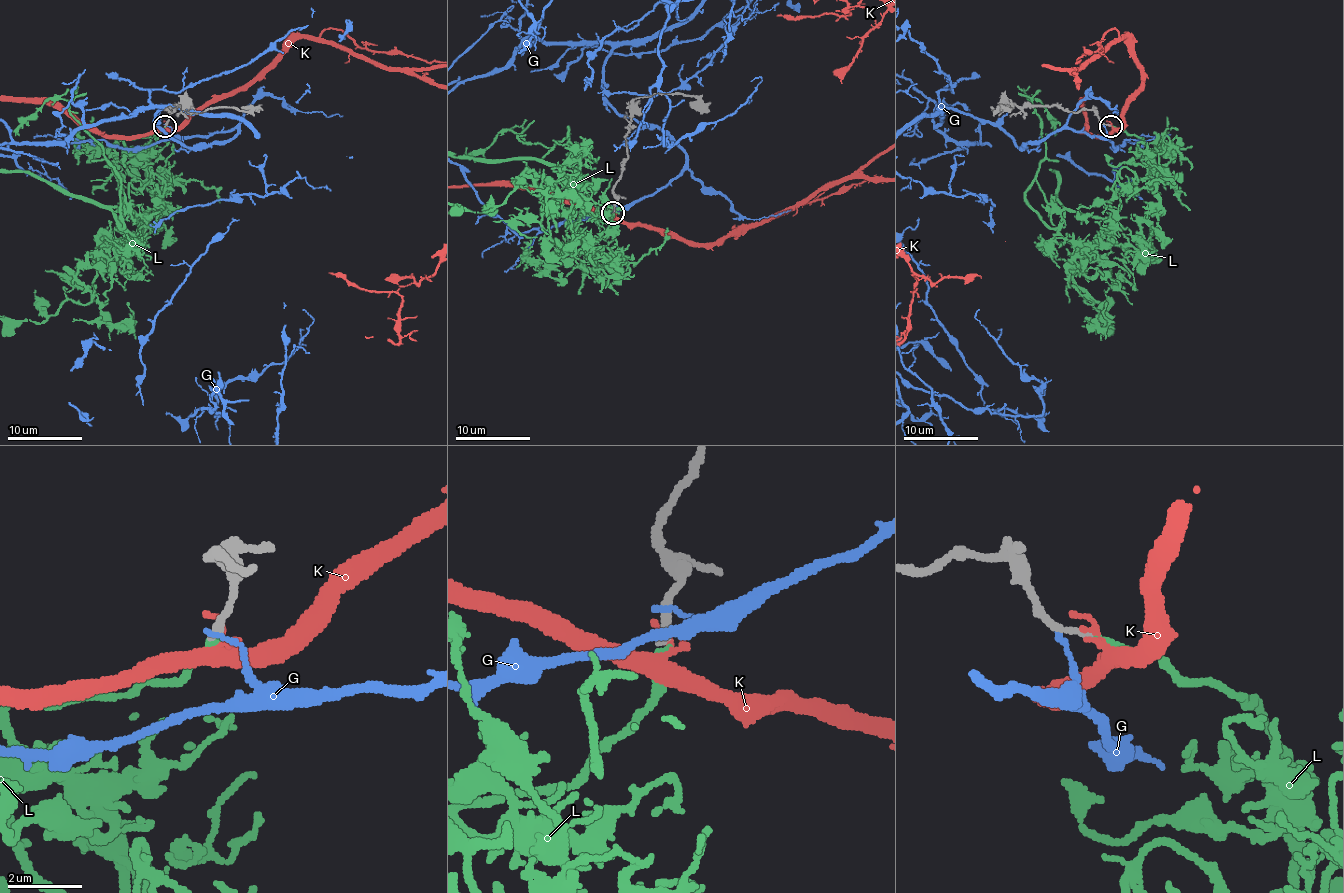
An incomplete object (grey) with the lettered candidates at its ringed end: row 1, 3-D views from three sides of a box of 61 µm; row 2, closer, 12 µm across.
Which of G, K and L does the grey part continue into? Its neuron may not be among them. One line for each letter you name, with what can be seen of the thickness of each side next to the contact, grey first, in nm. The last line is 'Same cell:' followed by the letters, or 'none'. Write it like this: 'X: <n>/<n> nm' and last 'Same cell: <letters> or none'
L: 180/180 nm
Same cell: L

